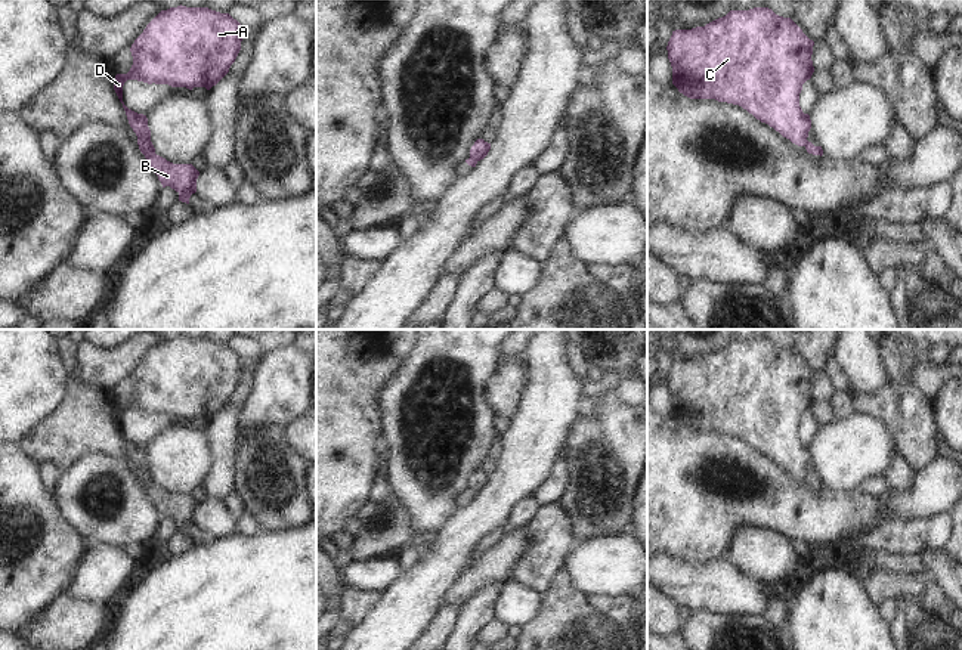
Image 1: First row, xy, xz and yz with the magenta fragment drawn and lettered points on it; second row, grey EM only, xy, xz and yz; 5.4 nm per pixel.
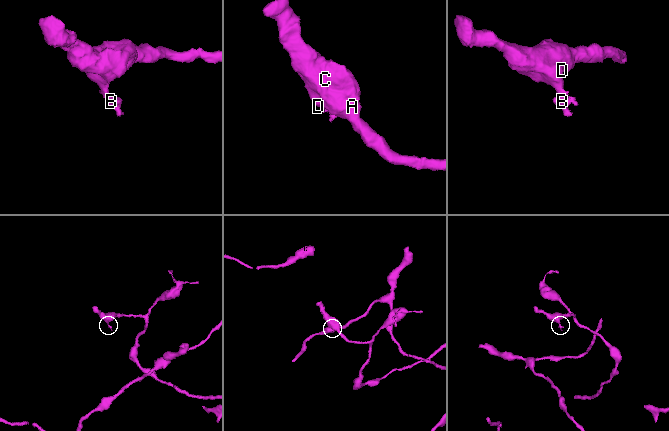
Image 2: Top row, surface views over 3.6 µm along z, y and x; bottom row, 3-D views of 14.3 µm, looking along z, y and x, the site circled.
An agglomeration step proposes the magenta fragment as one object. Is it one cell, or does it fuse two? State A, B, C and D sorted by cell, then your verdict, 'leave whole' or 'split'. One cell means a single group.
groups A C D / B; split

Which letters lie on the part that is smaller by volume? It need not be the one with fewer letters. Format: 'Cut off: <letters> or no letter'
Cut off: B

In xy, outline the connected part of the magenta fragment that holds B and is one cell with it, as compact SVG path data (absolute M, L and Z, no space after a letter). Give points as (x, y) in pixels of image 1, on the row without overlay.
M139 473L137 476L163 519L170 517L179 524L179 532L189 535L191 526L197 523L199 502L192 495L173 495L157 485L145 482Z

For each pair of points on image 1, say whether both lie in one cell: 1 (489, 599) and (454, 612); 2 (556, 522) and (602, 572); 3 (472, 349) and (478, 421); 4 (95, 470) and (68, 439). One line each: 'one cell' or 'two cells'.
1: two cells
2: two cells
3: one cell
4: two cells

